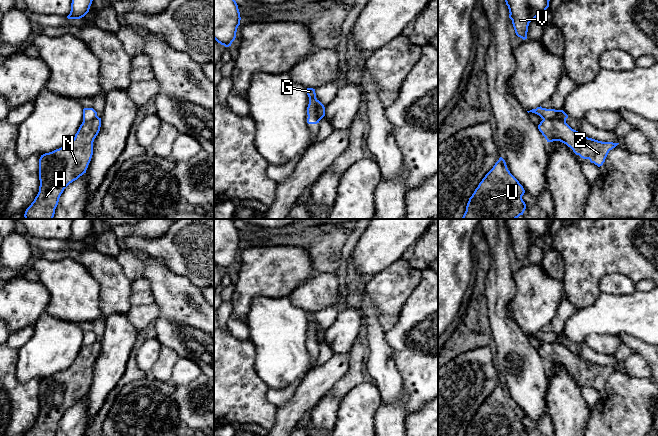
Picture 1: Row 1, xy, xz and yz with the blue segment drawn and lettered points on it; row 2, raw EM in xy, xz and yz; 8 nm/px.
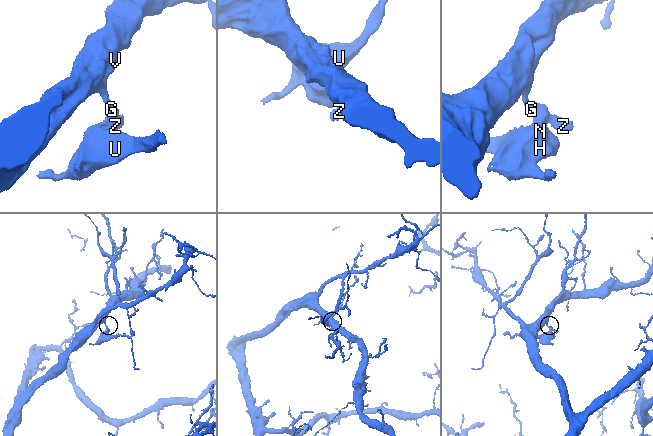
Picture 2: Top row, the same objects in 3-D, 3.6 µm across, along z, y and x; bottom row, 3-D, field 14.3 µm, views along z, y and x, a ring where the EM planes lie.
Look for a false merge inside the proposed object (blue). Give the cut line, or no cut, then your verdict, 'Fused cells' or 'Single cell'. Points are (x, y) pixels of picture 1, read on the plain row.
Split along yz (543, 342), (559, 342), (565, 345). Fused cells

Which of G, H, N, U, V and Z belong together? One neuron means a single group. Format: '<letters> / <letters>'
G V / H N U Z

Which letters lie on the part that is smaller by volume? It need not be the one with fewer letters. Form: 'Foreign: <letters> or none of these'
Foreign: H, N, U, Z

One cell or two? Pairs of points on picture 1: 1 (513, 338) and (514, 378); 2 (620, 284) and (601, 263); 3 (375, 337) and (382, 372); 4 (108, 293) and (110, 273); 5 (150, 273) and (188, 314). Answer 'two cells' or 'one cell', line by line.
1: one cell
2: two cells
3: one cell
4: one cell
5: one cell

